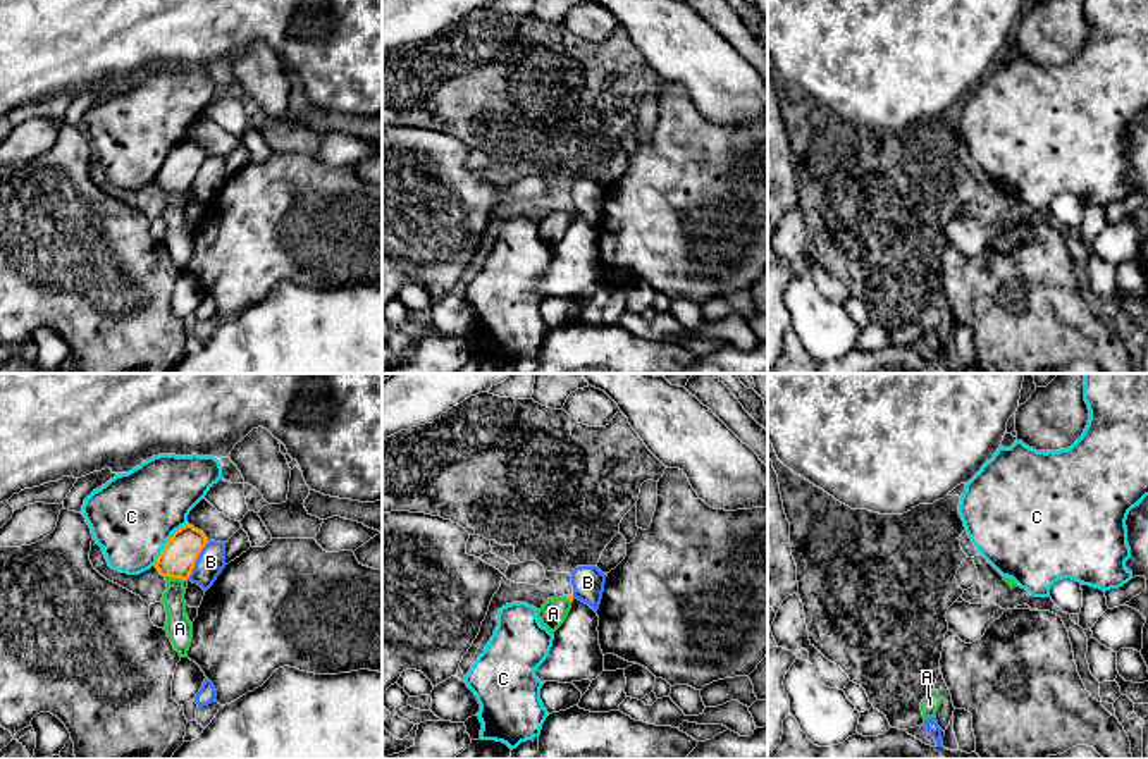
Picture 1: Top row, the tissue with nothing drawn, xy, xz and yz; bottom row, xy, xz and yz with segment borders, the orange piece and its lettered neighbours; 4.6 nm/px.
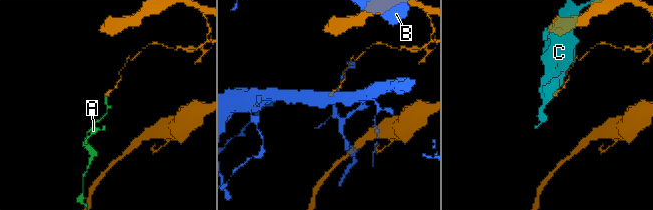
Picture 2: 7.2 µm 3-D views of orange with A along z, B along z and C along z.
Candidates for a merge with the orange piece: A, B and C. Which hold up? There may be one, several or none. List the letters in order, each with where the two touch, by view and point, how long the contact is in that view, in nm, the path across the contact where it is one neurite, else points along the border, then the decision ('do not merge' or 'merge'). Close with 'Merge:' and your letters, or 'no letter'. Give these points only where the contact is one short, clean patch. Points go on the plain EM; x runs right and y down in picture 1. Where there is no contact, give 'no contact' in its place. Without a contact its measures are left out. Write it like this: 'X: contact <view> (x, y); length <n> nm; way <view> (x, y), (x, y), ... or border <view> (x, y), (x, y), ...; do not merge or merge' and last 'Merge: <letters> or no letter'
A: contact xy (176, 191); length 100 nm; border xy (166, 190), (185, 195); do not merge
B: contact xy (197, 172); length 200 nm; border xy (207, 155), (186, 193); do not merge
C: contact xy (167, 157); length 260 nm; border xy (186, 136), (172, 148), (154, 179); do not merge
Merge: no letter

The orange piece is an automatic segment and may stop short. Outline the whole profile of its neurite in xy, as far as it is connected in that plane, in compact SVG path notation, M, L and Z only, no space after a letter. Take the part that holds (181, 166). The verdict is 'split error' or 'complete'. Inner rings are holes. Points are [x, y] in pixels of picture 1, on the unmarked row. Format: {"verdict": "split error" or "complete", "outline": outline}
{"verdict": "complete", "outline": "M186 138L167 155L155 182L162 191L188 194L207 157L208 153L201 145Z"}

